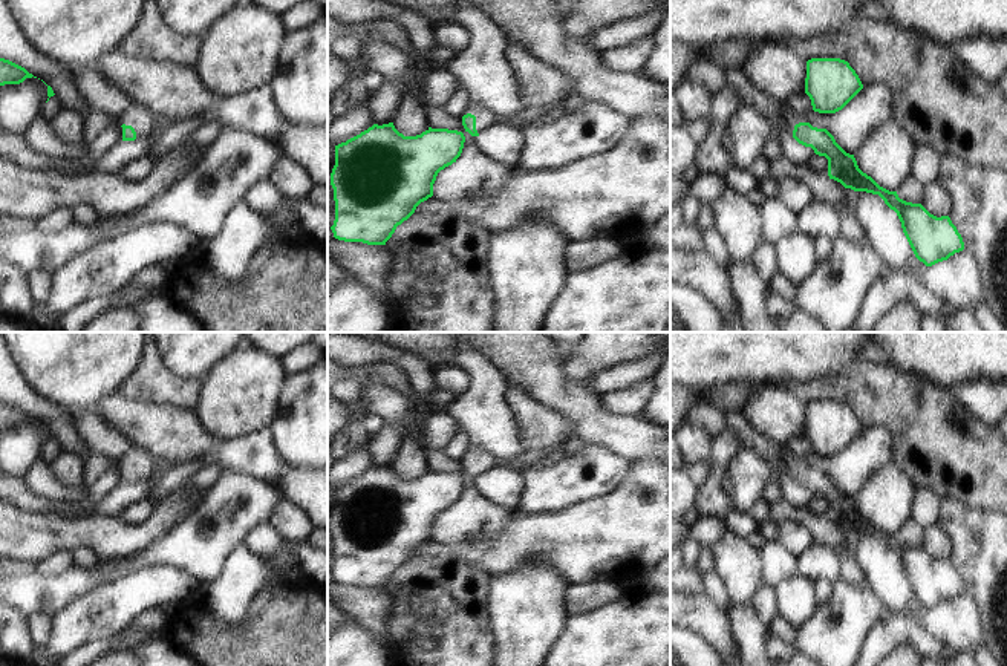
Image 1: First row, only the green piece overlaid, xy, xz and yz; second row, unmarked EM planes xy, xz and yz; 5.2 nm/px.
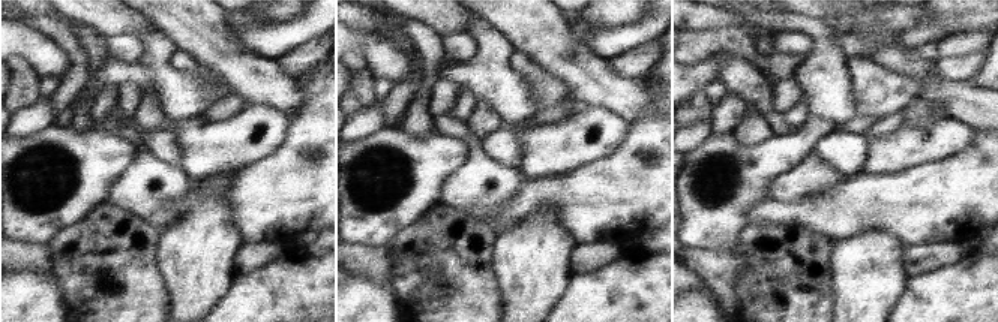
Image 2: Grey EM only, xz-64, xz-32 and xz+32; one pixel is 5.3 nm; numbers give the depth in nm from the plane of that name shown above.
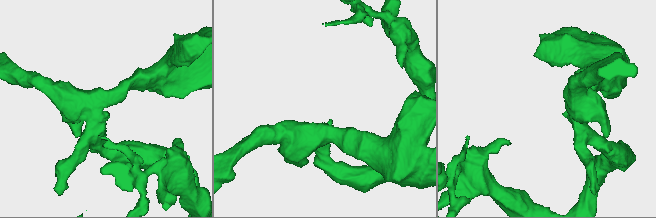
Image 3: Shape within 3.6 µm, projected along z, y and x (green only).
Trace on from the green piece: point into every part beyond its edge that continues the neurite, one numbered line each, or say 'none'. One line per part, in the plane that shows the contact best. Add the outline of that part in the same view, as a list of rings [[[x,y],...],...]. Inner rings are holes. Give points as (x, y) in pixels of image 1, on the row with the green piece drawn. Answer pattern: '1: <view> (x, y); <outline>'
1: xz (485, 118); [[[471,101],[471,106],[467,113],[476,116],[476,130],[481,138],[490,133],[494,126],[502,119],[499,113],[491,109],[487,109],[481,101]]]

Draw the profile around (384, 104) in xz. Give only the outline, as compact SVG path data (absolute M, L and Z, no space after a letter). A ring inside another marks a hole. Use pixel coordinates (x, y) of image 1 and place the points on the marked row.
M387 80L384 87L370 98L373 124L392 122L404 104L407 92L407 80Z

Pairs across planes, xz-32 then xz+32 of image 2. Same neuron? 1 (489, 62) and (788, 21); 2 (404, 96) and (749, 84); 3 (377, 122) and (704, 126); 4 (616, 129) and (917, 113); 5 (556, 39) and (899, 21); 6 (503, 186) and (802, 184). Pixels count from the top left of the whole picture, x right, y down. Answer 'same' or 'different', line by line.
1: same
2: different
3: same
4: different
5: different
6: same

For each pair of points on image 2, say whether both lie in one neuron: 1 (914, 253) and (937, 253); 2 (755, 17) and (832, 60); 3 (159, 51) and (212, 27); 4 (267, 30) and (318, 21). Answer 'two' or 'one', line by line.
1: one
2: one
3: two
4: one

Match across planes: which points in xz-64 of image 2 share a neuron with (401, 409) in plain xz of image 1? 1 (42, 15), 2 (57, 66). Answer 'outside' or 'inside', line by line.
1: outside
2: inside

